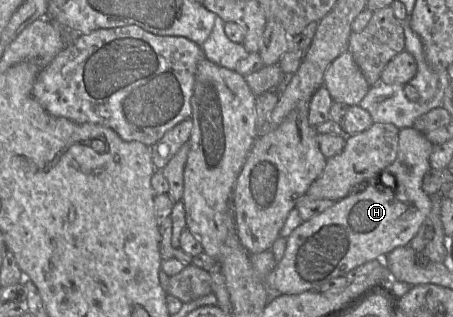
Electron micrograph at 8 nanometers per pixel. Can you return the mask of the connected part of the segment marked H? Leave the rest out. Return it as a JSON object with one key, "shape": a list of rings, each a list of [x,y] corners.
{"shape":[[[413,127],[399,129],[397,158],[385,169],[386,180],[378,179],[374,183],[364,184],[324,212],[295,228],[286,238],[282,259],[263,281],[269,292],[294,295],[306,291],[320,291],[331,279],[345,276],[366,262],[385,258],[395,248],[408,245],[431,210],[431,196],[422,189],[422,180],[431,168],[429,157],[432,148],[433,144],[424,133]]]}

